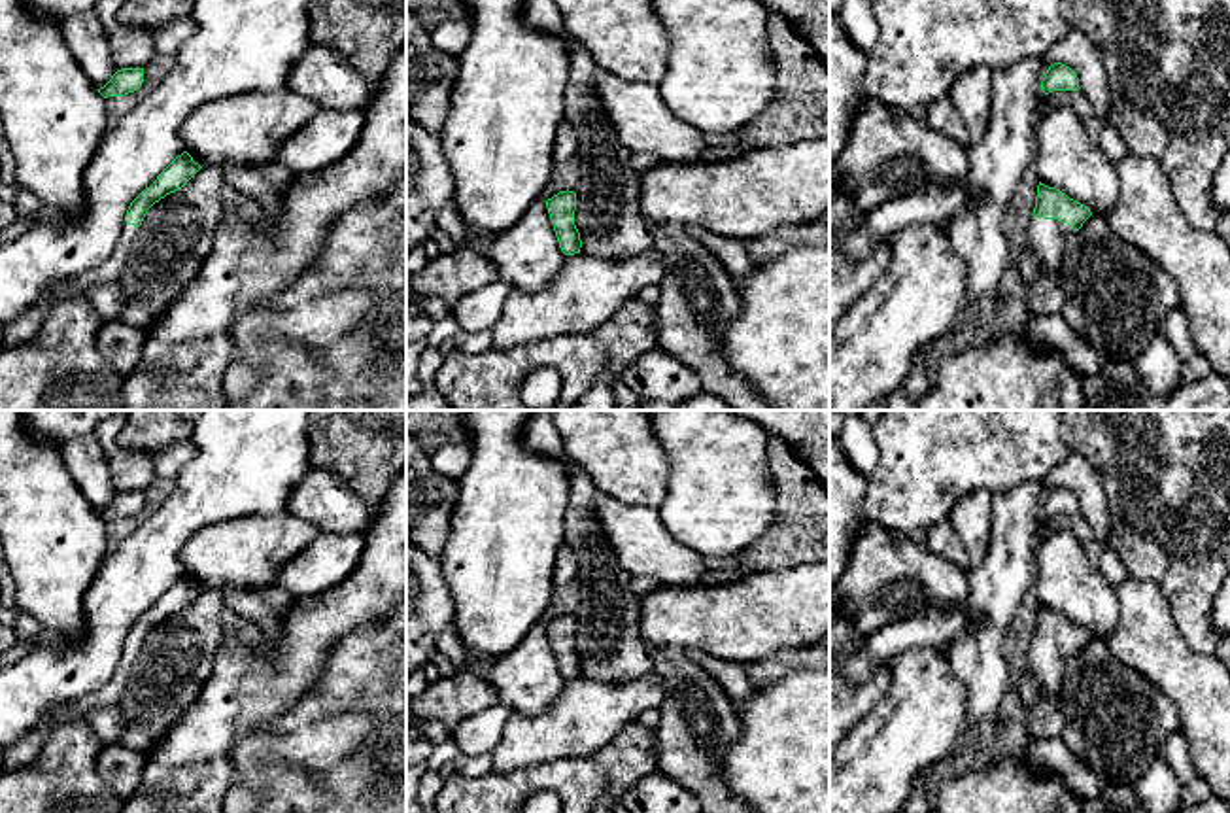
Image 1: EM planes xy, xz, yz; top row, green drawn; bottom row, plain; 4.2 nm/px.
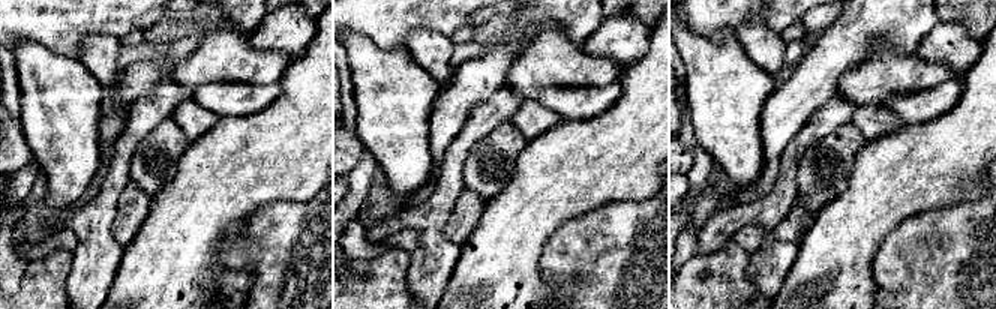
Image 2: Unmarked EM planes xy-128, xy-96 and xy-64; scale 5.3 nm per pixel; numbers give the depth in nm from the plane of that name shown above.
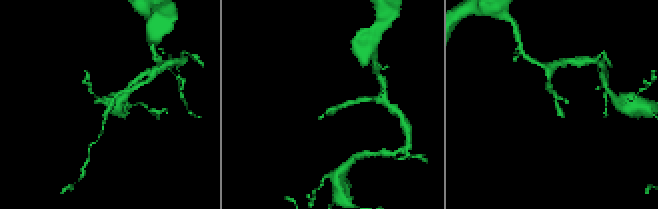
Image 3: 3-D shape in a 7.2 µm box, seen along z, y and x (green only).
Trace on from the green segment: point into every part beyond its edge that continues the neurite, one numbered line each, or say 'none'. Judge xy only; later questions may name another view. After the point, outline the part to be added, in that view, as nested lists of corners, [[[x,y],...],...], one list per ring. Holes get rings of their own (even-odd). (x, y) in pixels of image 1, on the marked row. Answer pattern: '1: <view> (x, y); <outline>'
1: xy (23, 328); [[[127,223],[121,231],[115,250],[111,255],[96,268],[72,278],[68,284],[62,285],[60,291],[49,293],[45,299],[38,301],[34,306],[25,310],[17,316],[4,331],[2,331],[2,344],[0,348],[19,346],[28,342],[38,331],[42,329],[43,321],[47,320],[51,308],[93,285],[100,284],[117,284],[119,276],[123,274],[128,255],[134,246],[138,227]]]

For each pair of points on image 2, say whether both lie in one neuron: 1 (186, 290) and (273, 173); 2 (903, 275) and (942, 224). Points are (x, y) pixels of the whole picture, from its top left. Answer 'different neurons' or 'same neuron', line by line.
1: same neuron
2: same neuron

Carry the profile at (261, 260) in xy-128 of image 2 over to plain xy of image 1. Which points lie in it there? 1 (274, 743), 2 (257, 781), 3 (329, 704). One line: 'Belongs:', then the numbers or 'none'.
Belongs: 2, 3

